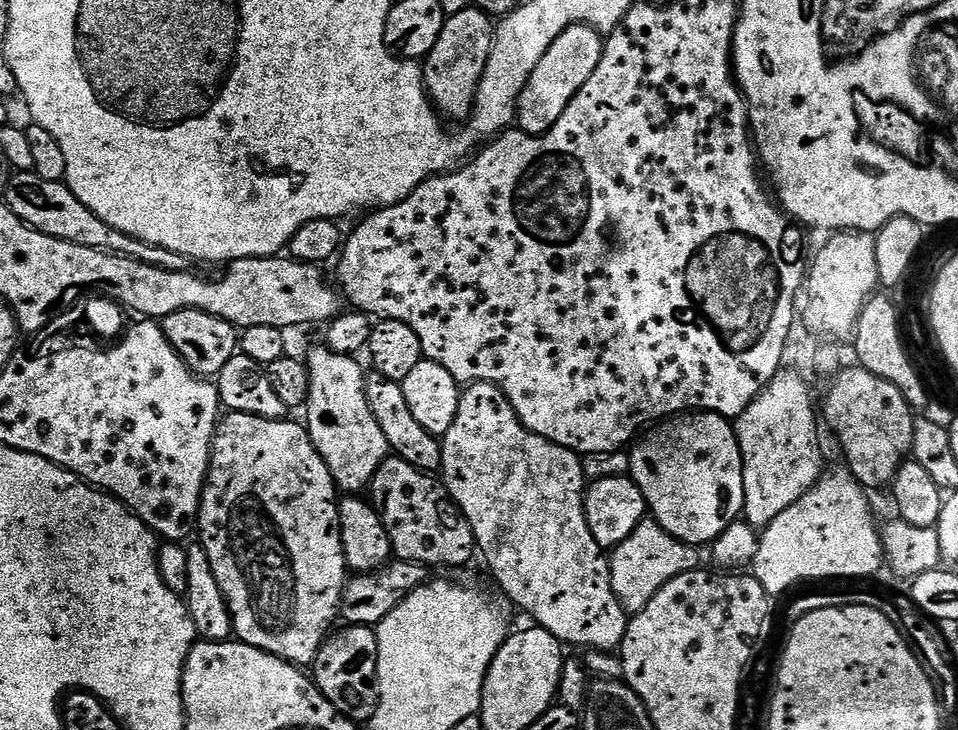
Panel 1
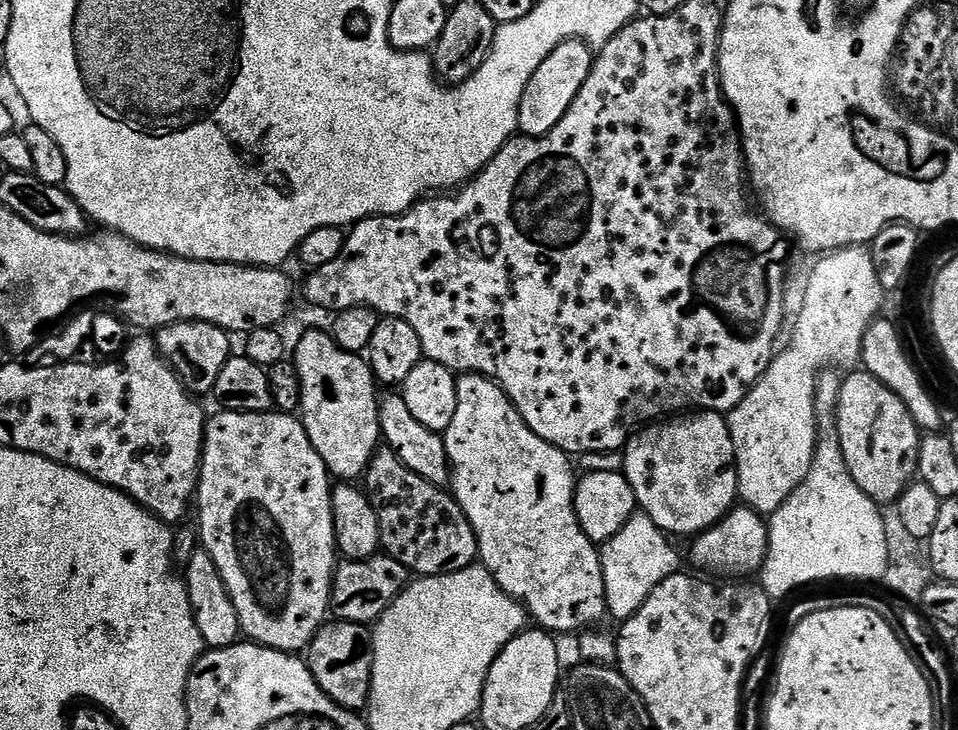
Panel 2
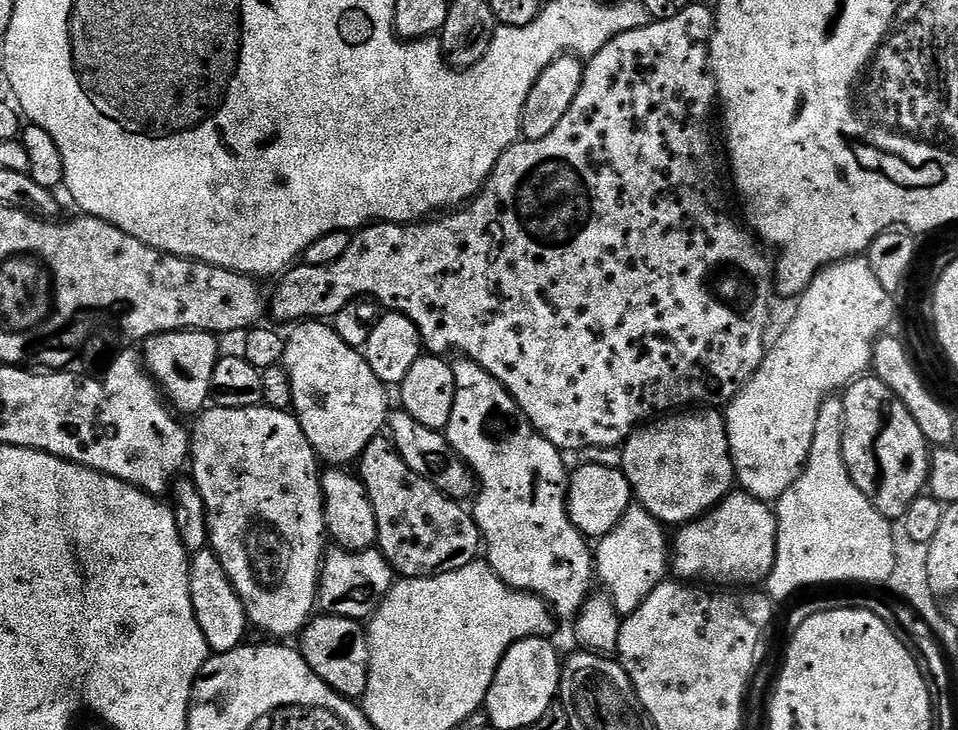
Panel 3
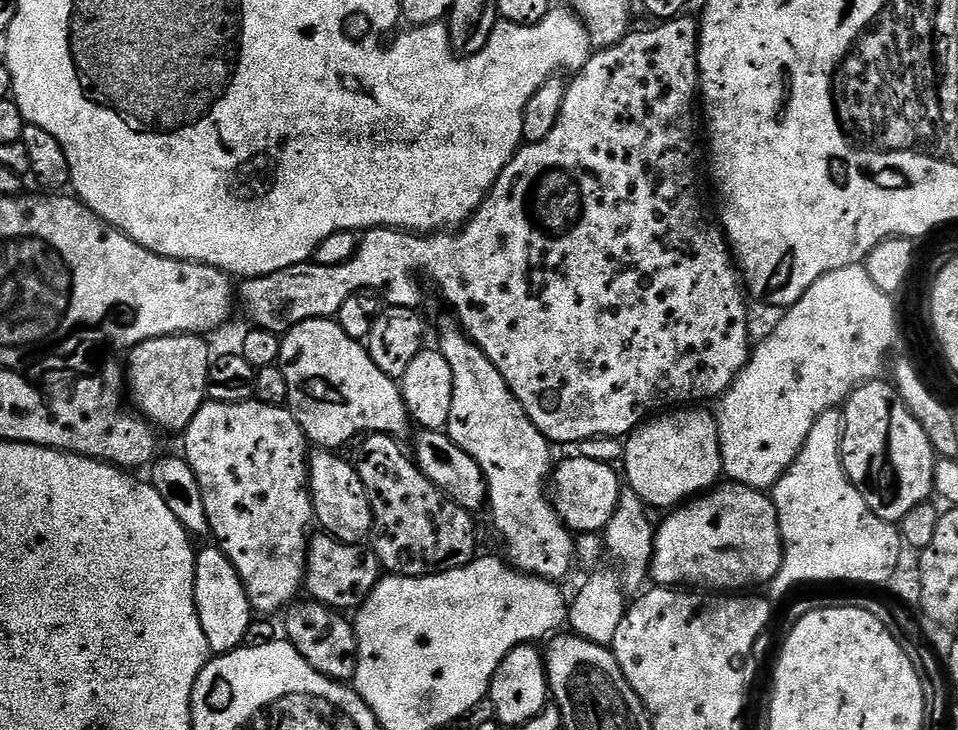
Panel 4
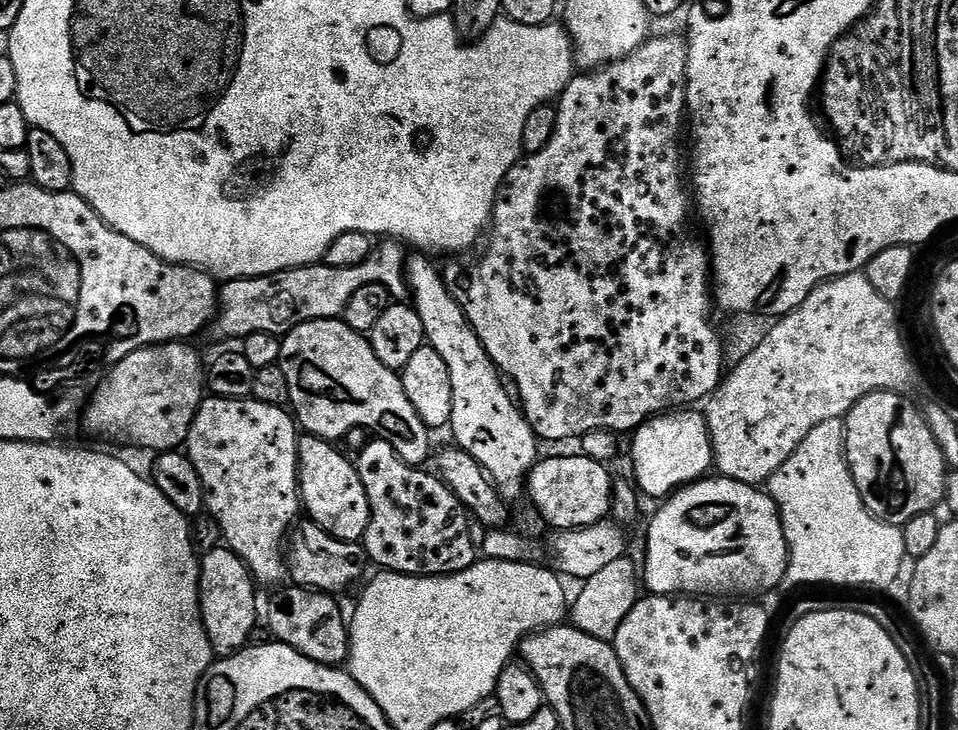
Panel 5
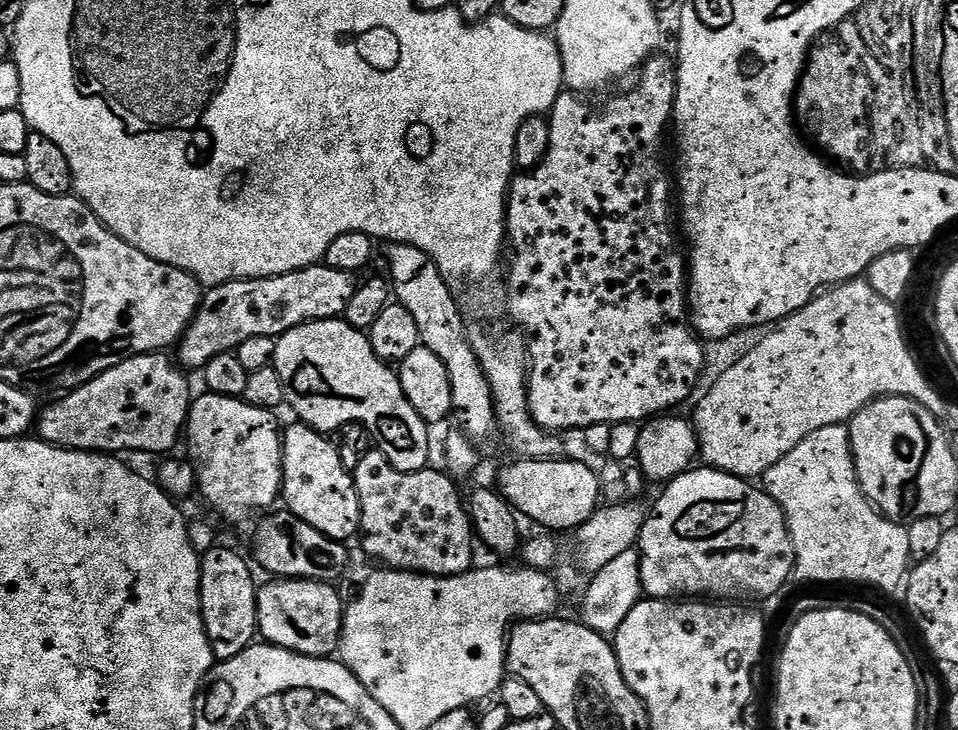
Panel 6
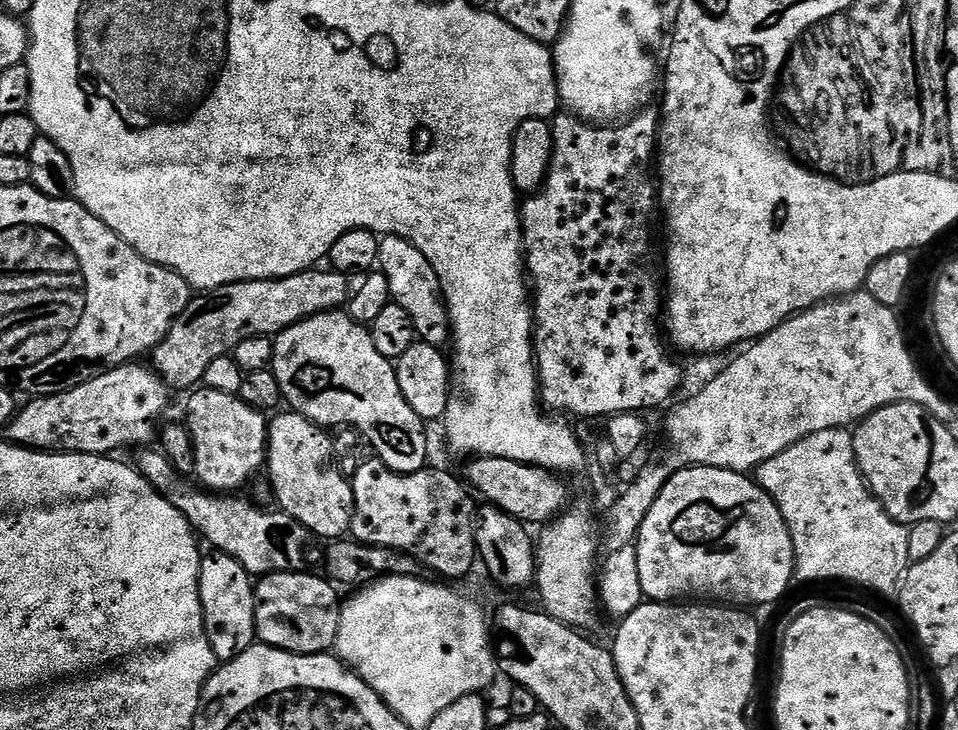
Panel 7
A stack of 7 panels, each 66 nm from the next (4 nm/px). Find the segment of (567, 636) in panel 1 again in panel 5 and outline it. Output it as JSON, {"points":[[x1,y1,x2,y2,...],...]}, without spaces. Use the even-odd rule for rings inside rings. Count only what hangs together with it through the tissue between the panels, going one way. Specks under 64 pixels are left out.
{"points":[[424,254,412,255,404,262,406,292,409,297,412,295,410,303,422,320,427,347,438,350,442,362,446,362,446,370,450,370,450,390,454,390,450,433,456,439,455,447,484,467,488,479,505,500,515,502,525,495,528,471,538,459,536,431,524,417,513,393,504,389,500,369,486,354,484,343,464,316,462,306,444,284,441,269,436,269,432,261,435,259]]}

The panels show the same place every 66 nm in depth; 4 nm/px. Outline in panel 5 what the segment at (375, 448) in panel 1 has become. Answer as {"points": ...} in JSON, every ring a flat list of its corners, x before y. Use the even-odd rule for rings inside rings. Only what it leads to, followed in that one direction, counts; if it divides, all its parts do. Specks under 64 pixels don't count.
{"points":[[343,319,315,320,293,328,283,337,278,363,288,383,288,404,299,427,307,435,321,436,323,440,336,442,339,436,346,435,351,428,369,428,373,437,390,442,390,446,406,463,420,466,429,459,430,429,422,422,422,418,418,418,414,406,410,406,403,379,382,366,371,343,361,333,350,330]]}

